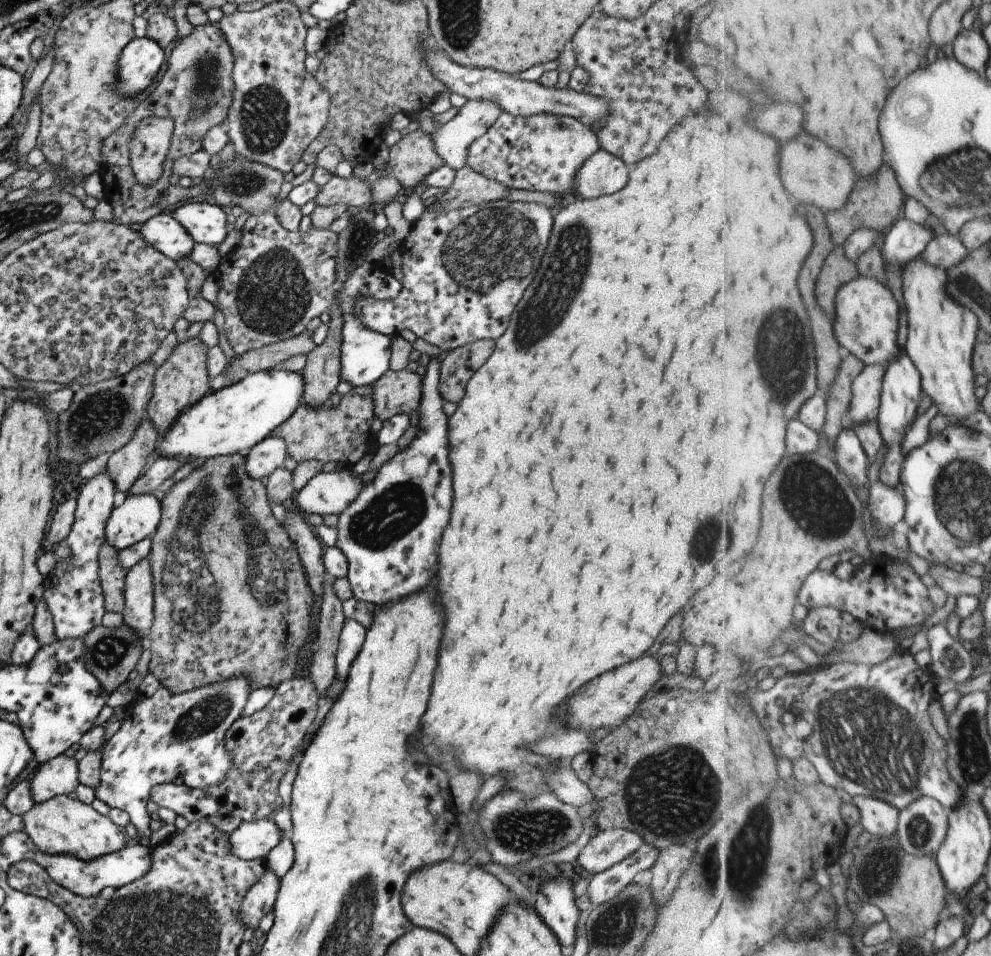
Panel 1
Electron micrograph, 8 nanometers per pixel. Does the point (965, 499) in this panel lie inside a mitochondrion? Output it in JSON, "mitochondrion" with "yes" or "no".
{"mitochondrion":"yes"}

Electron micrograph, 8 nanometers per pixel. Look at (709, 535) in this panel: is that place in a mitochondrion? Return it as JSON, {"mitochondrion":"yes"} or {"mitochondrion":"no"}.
{"mitochondrion":"yes"}

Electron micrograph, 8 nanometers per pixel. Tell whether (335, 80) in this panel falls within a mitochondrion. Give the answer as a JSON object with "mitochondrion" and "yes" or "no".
{"mitochondrion":"no"}

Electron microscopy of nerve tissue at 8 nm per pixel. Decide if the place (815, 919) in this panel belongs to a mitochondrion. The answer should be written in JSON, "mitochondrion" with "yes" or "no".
{"mitochondrion":"yes"}

